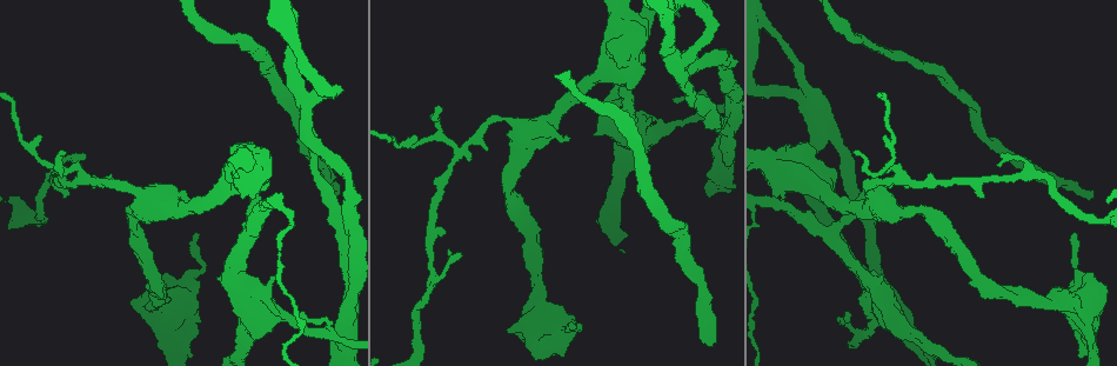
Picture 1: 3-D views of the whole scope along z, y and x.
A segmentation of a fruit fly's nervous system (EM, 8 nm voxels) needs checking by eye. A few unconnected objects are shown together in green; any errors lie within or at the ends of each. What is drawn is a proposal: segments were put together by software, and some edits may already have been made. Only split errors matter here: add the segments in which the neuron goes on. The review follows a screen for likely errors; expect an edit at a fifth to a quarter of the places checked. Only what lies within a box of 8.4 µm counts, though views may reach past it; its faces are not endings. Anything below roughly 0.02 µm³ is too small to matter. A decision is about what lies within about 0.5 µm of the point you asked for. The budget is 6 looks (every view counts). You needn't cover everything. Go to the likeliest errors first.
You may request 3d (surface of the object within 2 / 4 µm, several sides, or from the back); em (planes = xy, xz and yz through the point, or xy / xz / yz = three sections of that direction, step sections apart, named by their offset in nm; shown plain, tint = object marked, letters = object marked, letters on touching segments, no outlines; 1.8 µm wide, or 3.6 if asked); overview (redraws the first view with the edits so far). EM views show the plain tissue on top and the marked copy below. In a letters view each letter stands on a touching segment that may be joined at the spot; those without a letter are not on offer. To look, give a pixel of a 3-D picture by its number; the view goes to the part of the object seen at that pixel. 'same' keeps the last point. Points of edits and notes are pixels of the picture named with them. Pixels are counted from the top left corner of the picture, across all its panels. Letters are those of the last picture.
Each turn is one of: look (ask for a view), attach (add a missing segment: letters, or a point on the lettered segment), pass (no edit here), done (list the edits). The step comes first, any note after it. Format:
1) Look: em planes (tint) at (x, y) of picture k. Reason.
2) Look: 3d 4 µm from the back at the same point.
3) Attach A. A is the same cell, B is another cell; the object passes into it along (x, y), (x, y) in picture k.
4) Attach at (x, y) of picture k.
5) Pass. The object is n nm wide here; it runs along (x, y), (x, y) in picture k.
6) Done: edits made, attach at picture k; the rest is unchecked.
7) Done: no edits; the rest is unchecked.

Look: em planes (tint) at (337, 194) of picture 1.

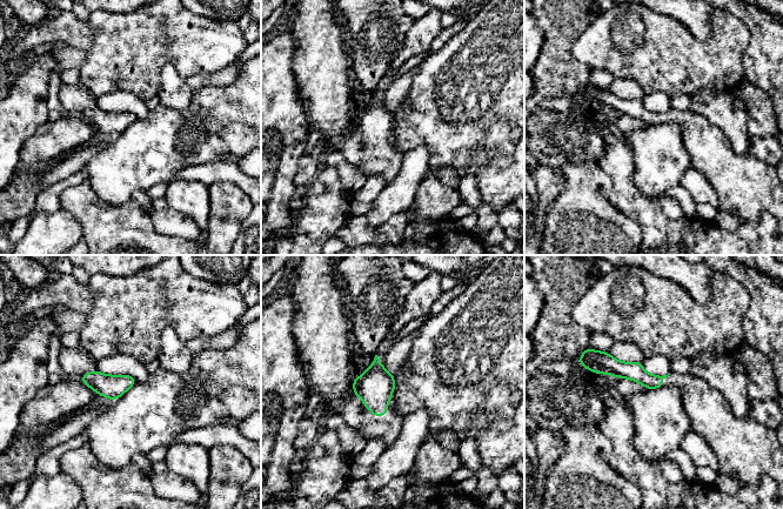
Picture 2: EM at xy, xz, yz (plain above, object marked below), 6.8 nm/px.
Look: em planes (letters) at the same point.

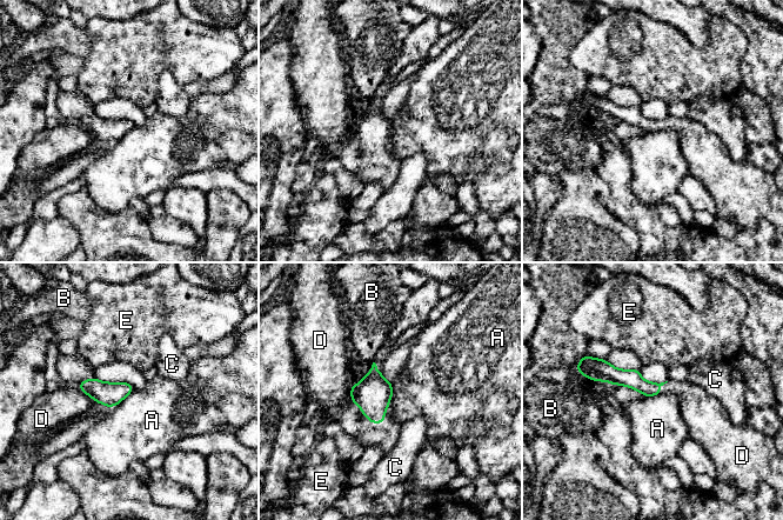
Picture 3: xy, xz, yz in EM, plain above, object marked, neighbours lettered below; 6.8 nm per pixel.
Attach D. D is the same cell, A, B, C and E are other cells; the neuron continues.

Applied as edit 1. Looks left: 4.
Look: overview.

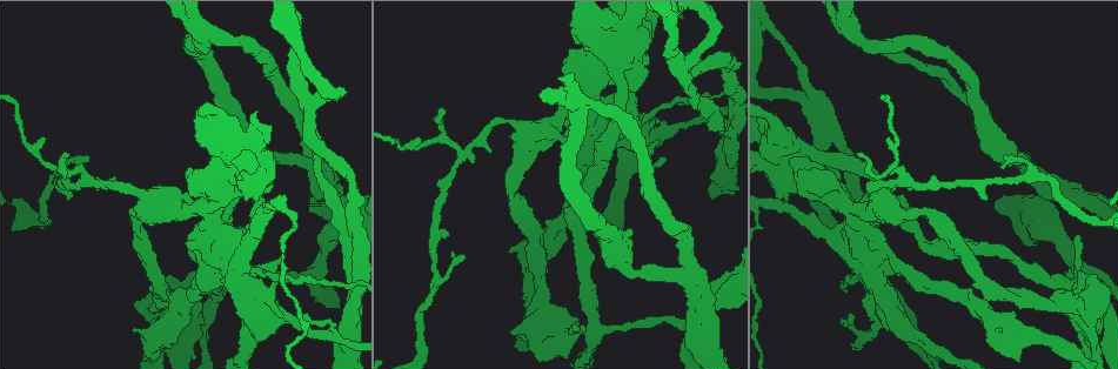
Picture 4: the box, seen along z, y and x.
Look: 3d 4 µm at (271, 63) of picture 4. Touches itself.

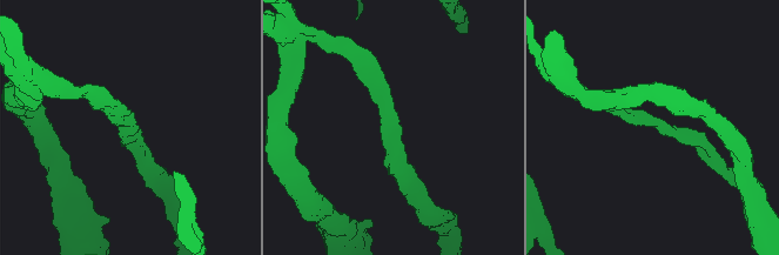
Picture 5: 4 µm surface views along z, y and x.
Look: em xy step 16 (tint) at (662, 127) of picture 5.

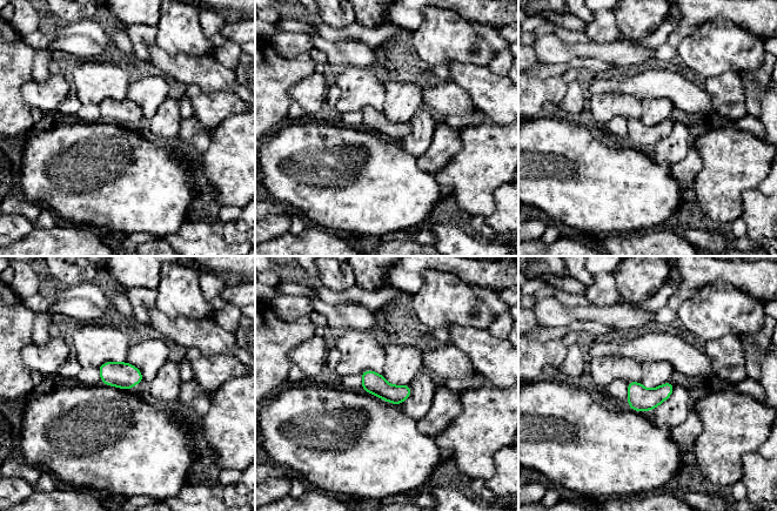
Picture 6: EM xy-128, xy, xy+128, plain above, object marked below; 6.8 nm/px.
Look: em planes (letters) at the same point.

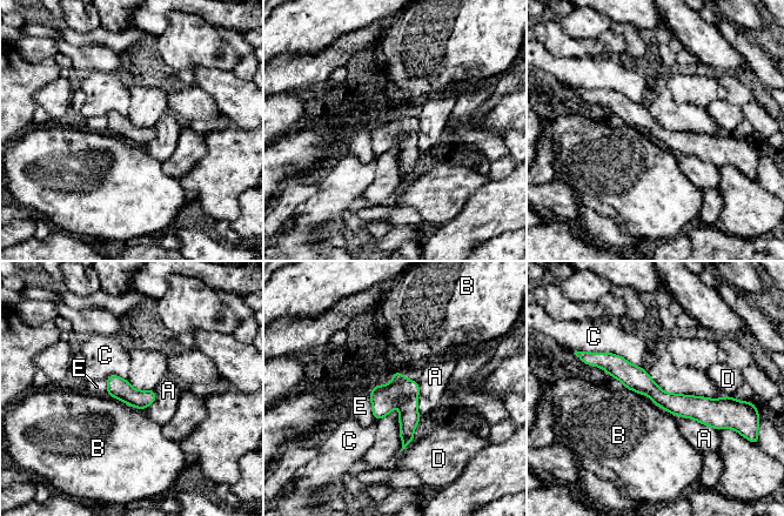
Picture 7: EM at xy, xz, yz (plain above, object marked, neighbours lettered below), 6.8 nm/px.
Pass. A, B, C, D and E are other cells; it runs along (596, 361), (669, 402), (728, 406) in picture 7; no lettered segment goes on from it.

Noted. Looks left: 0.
Done: edits made, attach at picture 3; the rest is unchecked.

